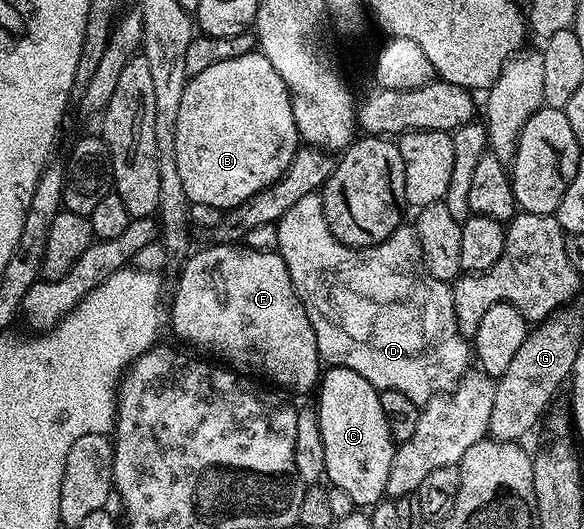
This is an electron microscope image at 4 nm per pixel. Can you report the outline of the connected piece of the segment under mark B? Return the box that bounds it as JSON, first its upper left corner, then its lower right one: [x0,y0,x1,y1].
[177,51,301,211]

